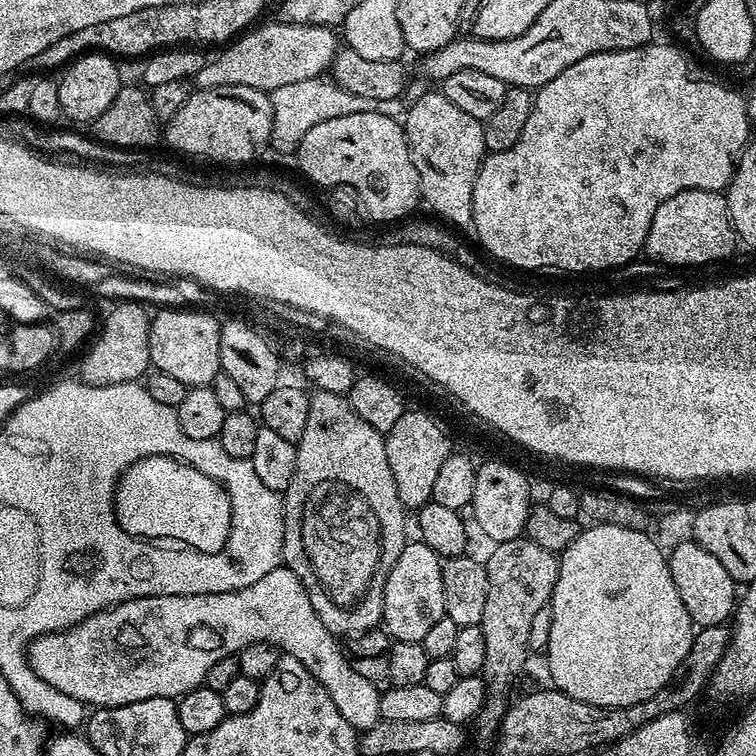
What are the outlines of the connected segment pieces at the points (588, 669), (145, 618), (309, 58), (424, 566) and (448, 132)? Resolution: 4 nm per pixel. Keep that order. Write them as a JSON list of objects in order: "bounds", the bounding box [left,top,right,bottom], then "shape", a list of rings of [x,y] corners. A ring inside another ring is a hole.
[{"bounds":[546,524,694,706],"shape":[[[592,524],[581,530],[566,546],[566,550],[559,553],[558,567],[556,570],[556,585],[552,591],[550,607],[552,617],[550,618],[550,638],[546,655],[548,655],[548,676],[553,685],[560,691],[570,694],[570,698],[578,698],[582,702],[590,702],[594,706],[634,706],[634,702],[646,702],[653,694],[658,694],[662,686],[672,682],[674,670],[682,666],[682,658],[690,654],[694,625],[690,614],[686,614],[686,605],[678,594],[678,586],[674,586],[674,578],[670,578],[670,566],[665,549],[660,549],[651,540],[648,532],[638,530],[626,530],[626,526],[610,526],[609,524]]]},{"bounds":[26,566,381,734],"shape":[[[283,566],[270,570],[270,574],[265,574],[262,578],[258,578],[258,582],[254,582],[242,590],[234,590],[226,594],[147,596],[146,598],[134,598],[121,604],[115,604],[113,608],[95,612],[90,618],[78,622],[72,628],[65,628],[62,632],[48,632],[45,636],[39,636],[39,638],[33,640],[28,645],[26,655],[29,666],[54,690],[62,690],[62,694],[66,694],[75,700],[80,700],[85,706],[117,708],[118,706],[126,706],[130,702],[142,702],[146,698],[162,698],[163,696],[173,698],[184,697],[188,692],[194,691],[195,688],[201,687],[204,684],[206,674],[210,674],[210,666],[214,666],[214,662],[218,662],[227,656],[236,656],[243,648],[250,646],[254,642],[272,644],[275,648],[279,648],[283,655],[298,658],[298,662],[302,662],[302,666],[306,666],[306,670],[310,670],[310,674],[314,674],[314,678],[318,678],[318,682],[322,686],[326,686],[330,698],[334,698],[334,706],[338,706],[338,714],[342,714],[342,718],[346,718],[346,722],[350,722],[350,726],[356,729],[357,733],[363,734],[365,730],[373,728],[381,720],[381,689],[376,688],[374,682],[369,682],[368,679],[362,678],[362,674],[358,674],[358,670],[354,670],[351,659],[346,655],[346,648],[340,645],[343,643],[333,632],[326,630],[326,626],[322,626],[322,618],[318,618],[318,610],[314,610],[314,605],[310,602],[310,594],[306,594],[306,586],[298,578],[298,574],[294,574],[290,569]]]},{"bounds":[194,23,338,94],"shape":[[[275,23],[245,31],[227,46],[221,47],[221,52],[213,60],[212,57],[205,59],[202,70],[198,70],[194,77],[195,87],[254,86],[270,94],[278,86],[306,82],[306,78],[315,76],[323,77],[331,69],[338,51],[338,36],[333,29],[313,24]]]},{"bounds":[383,542,444,642],"shape":[[[422,542],[405,543],[384,591],[383,627],[393,641],[422,642],[434,622],[444,616],[442,598],[442,557]]]},{"bounds":[402,90,486,229],"shape":[[[436,90],[418,97],[412,105],[407,105],[402,127],[408,139],[408,149],[414,158],[414,166],[420,175],[423,203],[428,203],[441,221],[471,229],[474,182],[486,155],[482,121],[470,118],[470,114],[454,106],[454,102],[450,102],[443,91]]]}]

